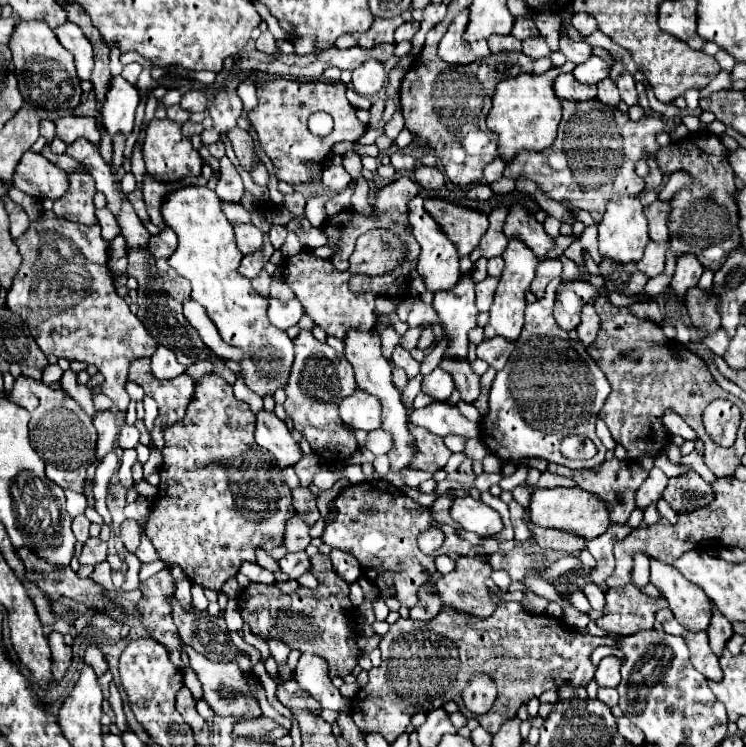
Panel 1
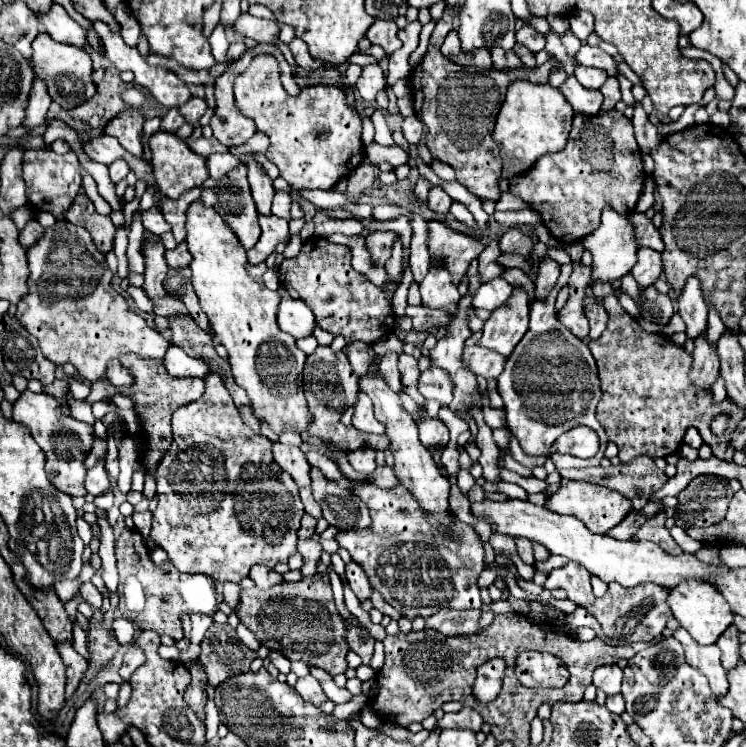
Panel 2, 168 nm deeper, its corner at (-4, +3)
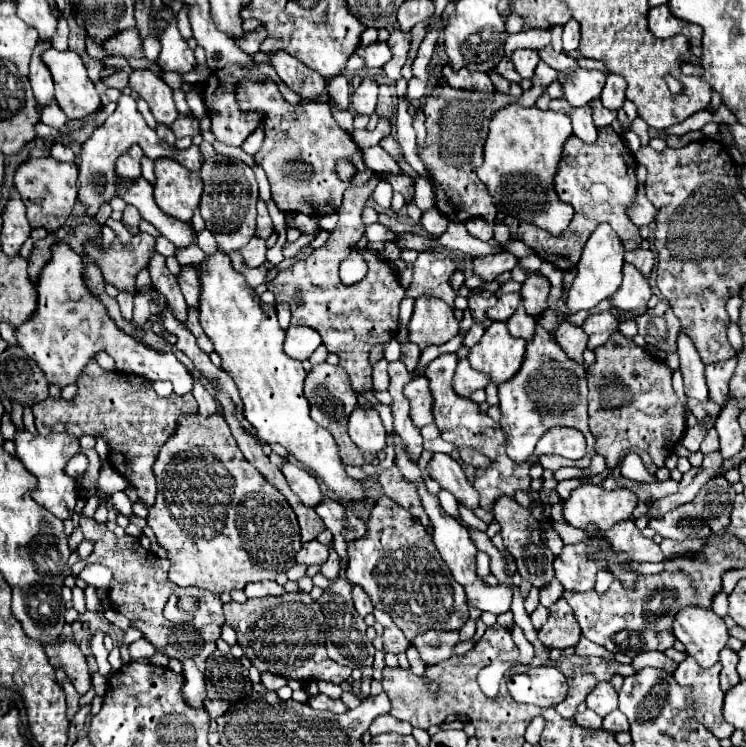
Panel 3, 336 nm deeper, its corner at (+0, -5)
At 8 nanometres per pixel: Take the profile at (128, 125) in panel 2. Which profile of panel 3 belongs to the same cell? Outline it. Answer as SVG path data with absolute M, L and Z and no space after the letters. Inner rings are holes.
M133 144L123 156L117 160L117 174L123 178L137 178L141 174L139 162L143 158L143 150L139 144Z

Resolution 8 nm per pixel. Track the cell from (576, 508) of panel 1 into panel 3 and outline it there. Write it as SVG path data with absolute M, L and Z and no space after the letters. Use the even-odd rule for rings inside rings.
M585 484L575 488L571 496L563 500L563 518L581 530L595 526L597 530L607 532L617 522L629 520L635 506L637 496L625 488L603 490L601 486Z

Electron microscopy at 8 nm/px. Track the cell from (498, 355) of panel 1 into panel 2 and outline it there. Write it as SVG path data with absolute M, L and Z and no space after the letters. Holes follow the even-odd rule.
M467 346L463 350L463 364L475 374L483 378L497 378L503 372L505 358L495 354L493 350L479 348L479 346Z

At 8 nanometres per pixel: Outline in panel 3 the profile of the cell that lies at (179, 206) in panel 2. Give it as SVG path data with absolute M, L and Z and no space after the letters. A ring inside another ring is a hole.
M197 240L191 244L191 248L177 248L177 254L175 254L177 262L179 264L193 264L197 266L201 260L205 260L205 254L203 250L197 246Z

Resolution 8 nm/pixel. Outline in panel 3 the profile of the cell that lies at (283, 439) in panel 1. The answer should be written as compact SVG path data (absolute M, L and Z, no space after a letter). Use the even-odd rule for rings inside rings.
M283 462L281 472L285 474L289 488L301 498L301 502L305 506L315 506L321 500L321 490L319 490L317 478L313 474L295 466L293 462Z

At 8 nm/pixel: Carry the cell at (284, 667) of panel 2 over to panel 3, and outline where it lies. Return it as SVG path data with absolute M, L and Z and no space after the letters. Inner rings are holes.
M263 672L263 674L261 674L261 684L263 684L267 690L275 690L275 692L277 692L281 686L287 684L287 678L283 678L283 676L279 676L279 674Z

